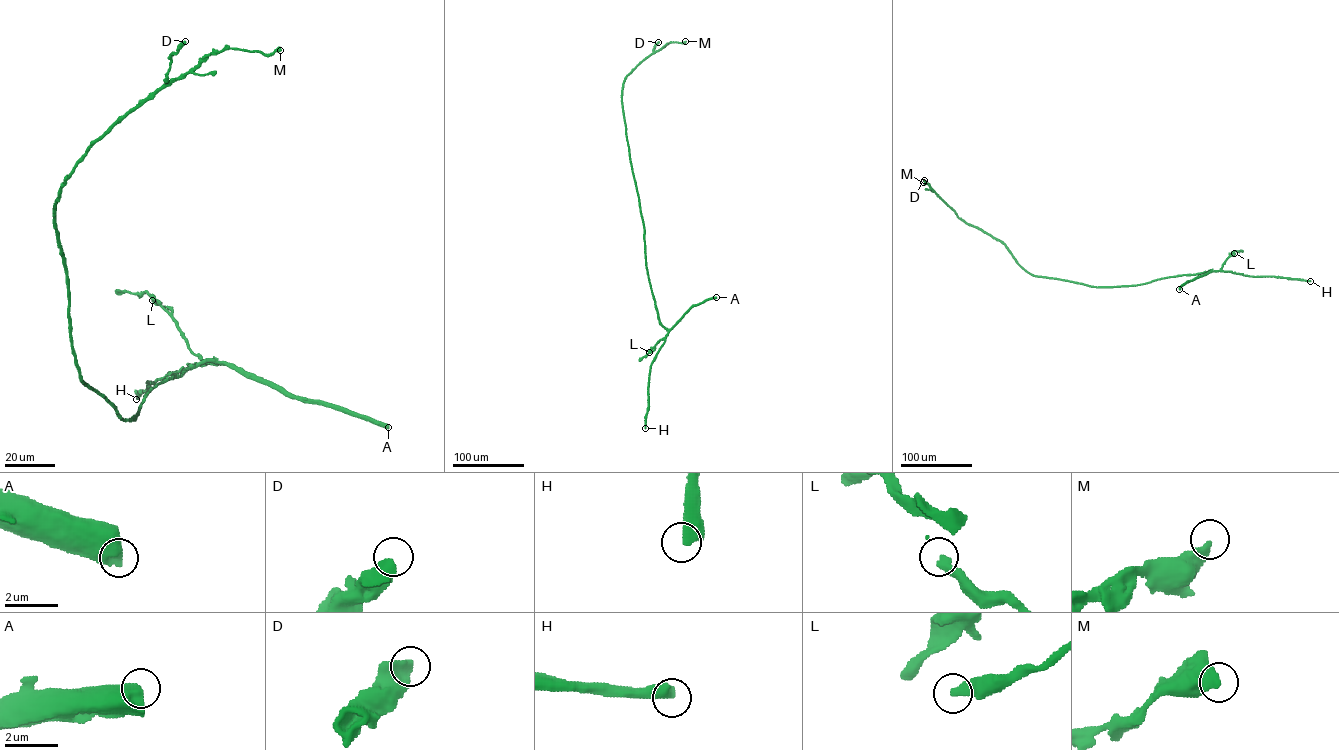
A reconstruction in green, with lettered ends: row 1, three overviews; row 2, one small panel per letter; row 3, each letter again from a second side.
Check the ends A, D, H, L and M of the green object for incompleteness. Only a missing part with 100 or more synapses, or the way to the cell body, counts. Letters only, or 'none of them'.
H

